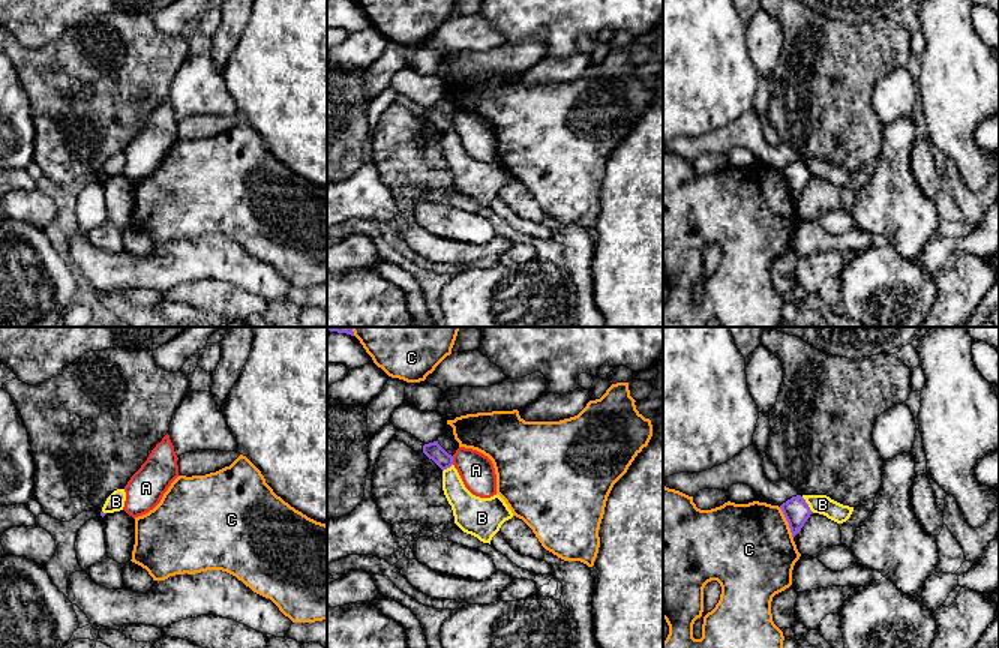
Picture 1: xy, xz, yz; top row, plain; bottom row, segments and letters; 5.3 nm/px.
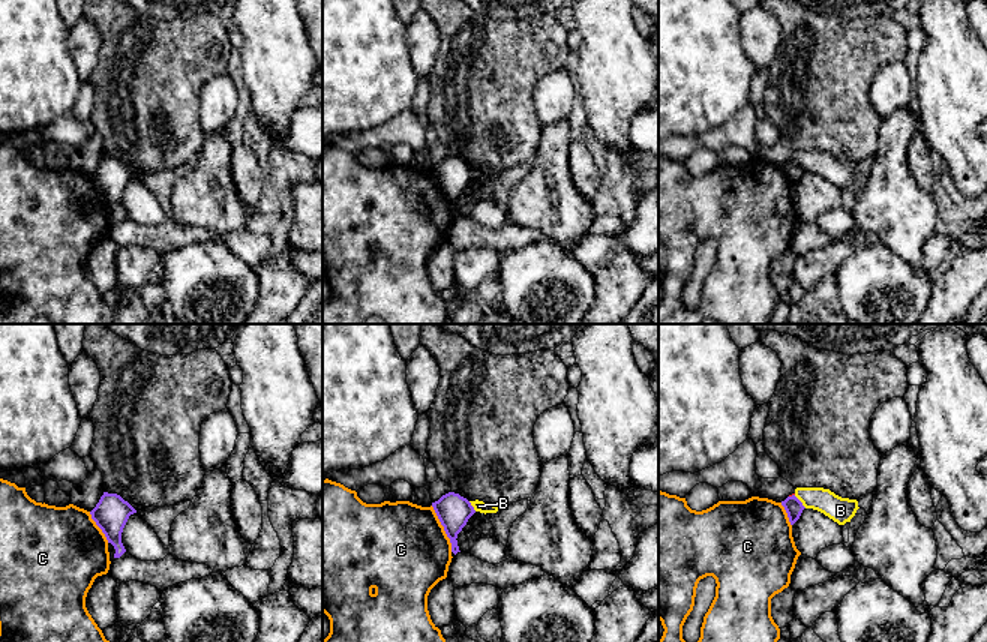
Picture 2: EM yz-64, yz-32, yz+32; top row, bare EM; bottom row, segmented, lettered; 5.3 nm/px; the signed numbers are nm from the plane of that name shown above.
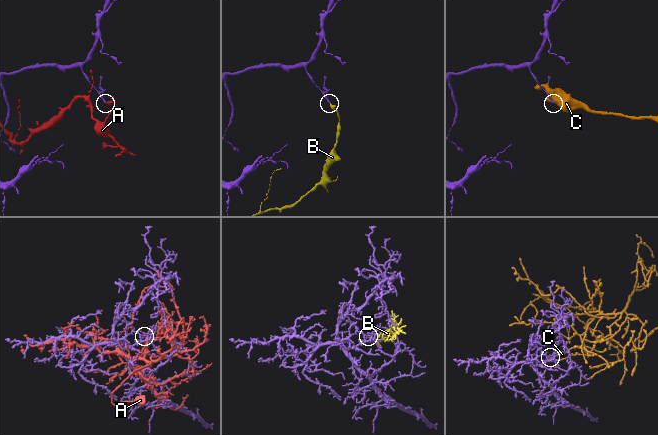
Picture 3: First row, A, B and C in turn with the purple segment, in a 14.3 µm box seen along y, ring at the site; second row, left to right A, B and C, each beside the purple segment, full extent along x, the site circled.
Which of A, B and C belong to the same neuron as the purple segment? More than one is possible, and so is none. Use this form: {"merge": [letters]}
{"merge": []}

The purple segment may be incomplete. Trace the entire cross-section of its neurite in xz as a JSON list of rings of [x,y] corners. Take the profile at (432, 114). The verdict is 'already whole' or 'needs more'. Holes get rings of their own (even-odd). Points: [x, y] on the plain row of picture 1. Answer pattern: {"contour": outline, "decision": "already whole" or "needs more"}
{"contour": [[[438,105],[423,110],[423,117],[432,123],[442,135],[453,129],[453,120],[448,118]]], "decision": "already whole"}

